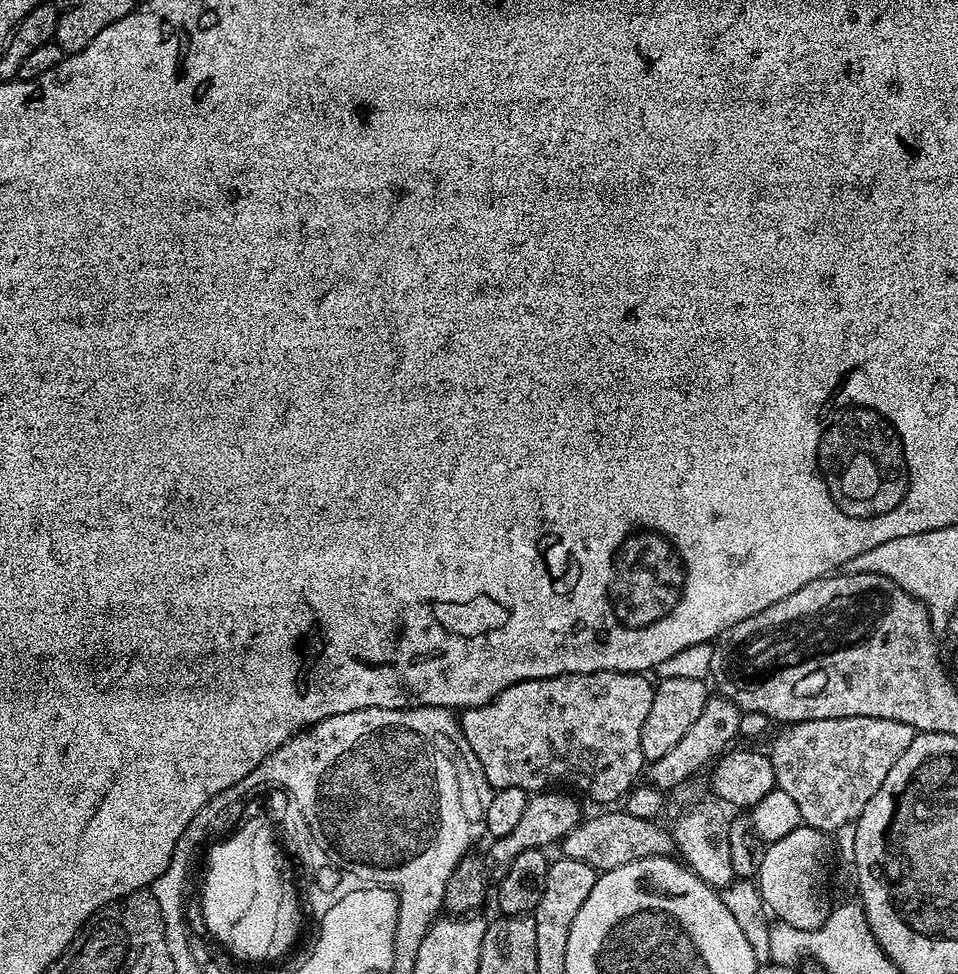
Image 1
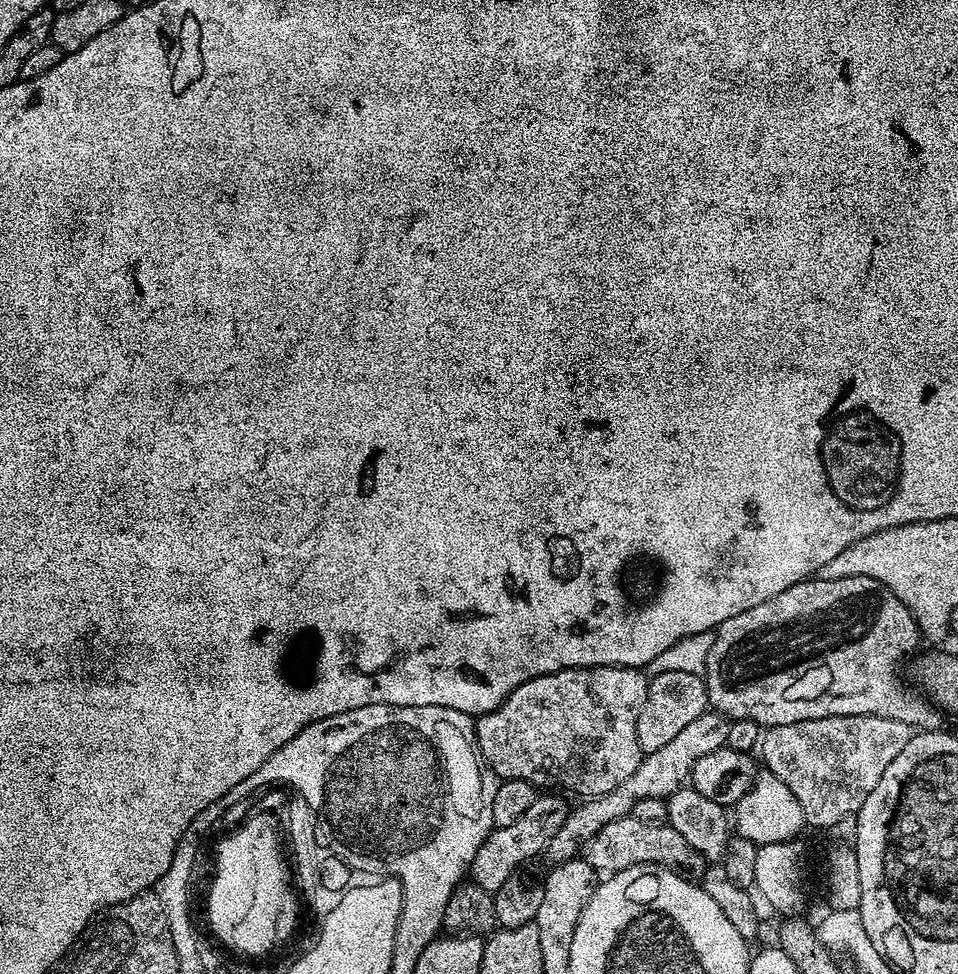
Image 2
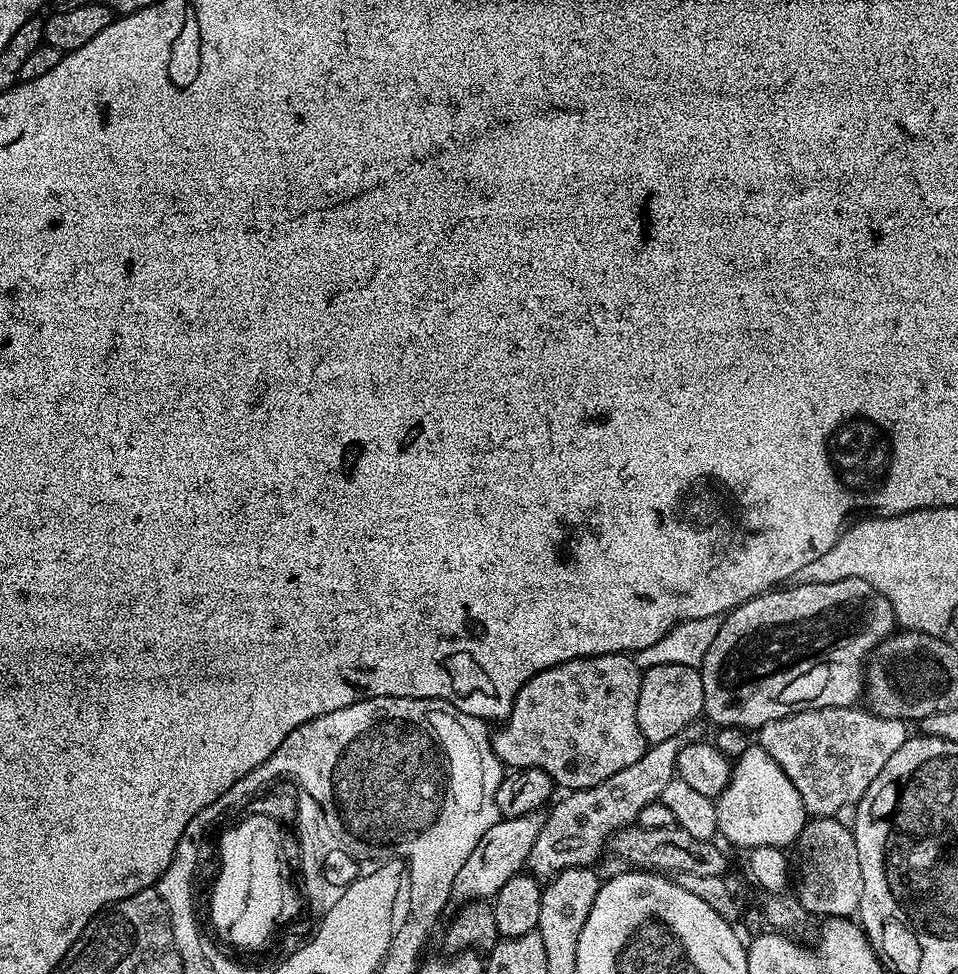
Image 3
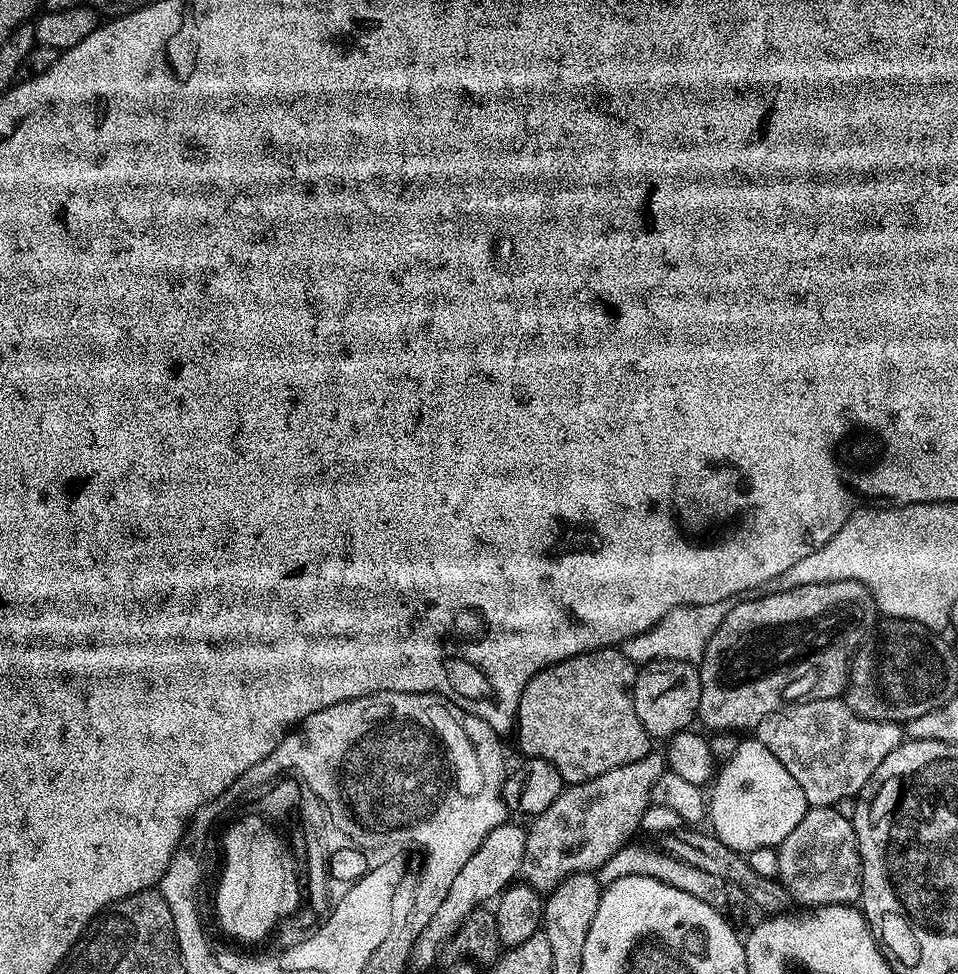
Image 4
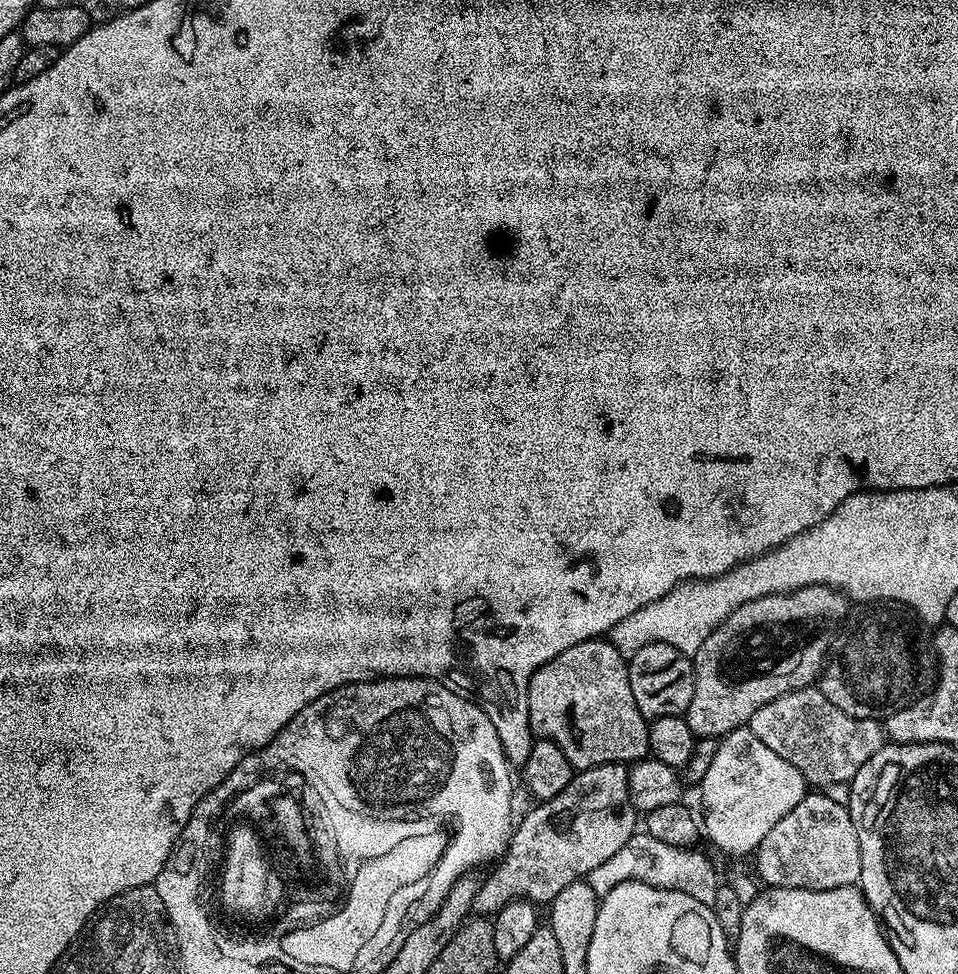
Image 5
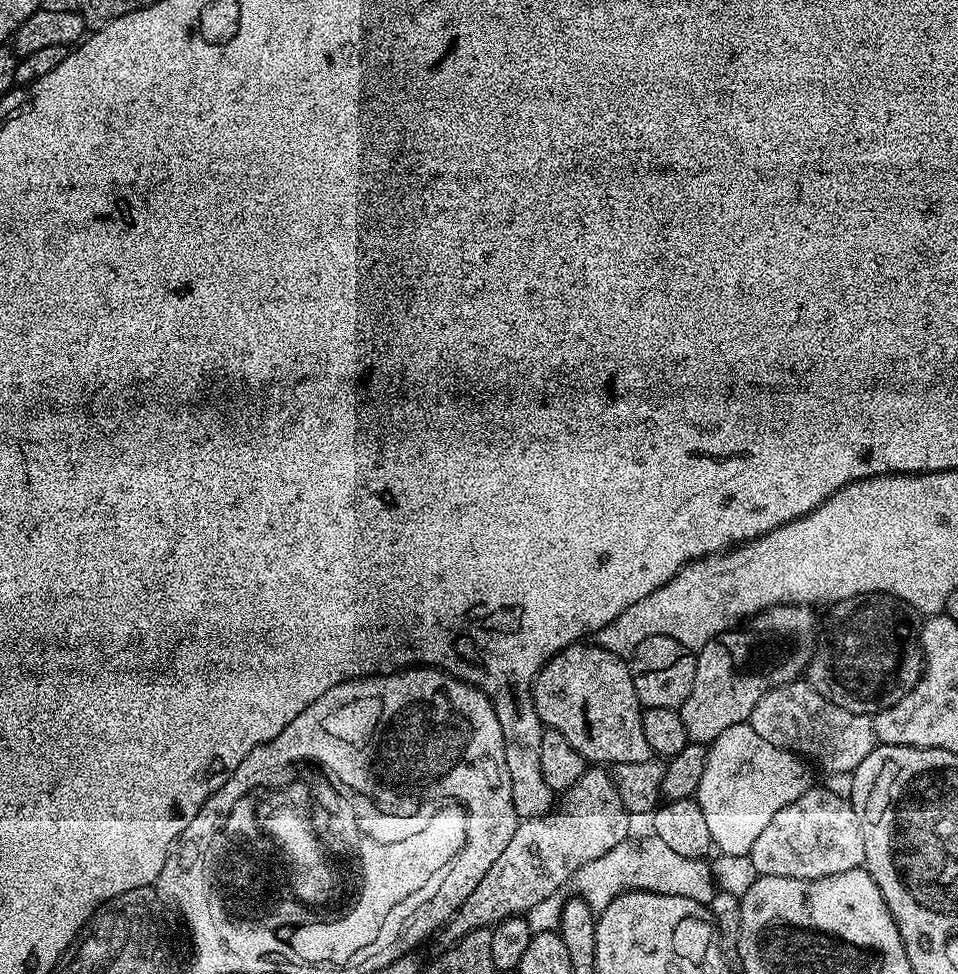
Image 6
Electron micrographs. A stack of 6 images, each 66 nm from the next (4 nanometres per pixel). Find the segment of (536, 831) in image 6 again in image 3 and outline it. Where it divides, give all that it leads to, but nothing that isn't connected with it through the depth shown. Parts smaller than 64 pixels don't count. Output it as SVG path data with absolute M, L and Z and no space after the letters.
M680 736L651 745L638 762L610 774L598 786L569 791L565 800L551 805L552 813L543 817L540 833L530 846L527 871L541 882L547 882L567 868L587 868L605 855L610 841L623 828L635 825L642 814L642 806L660 798L662 786L676 776L676 759L680 753Z

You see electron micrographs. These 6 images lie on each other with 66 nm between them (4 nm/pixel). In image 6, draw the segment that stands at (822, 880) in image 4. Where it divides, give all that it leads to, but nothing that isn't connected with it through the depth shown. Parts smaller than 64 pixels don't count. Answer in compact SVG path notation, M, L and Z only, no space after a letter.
M813 786L794 802L782 806L782 810L770 818L766 830L758 834L750 853L757 876L777 876L791 880L817 880L854 870L863 865L865 854L862 826L858 822L858 814L852 808L851 799L829 792L824 786Z

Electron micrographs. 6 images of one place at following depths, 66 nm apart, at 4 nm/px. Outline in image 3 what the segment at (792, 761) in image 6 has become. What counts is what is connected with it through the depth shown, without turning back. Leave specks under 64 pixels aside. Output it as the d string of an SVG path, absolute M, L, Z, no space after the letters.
M759 746L748 748L740 757L735 757L732 776L715 797L715 802L719 835L743 850L756 847L783 849L784 844L793 845L806 823L802 798L798 790L794 790L794 782L786 778L782 766Z

